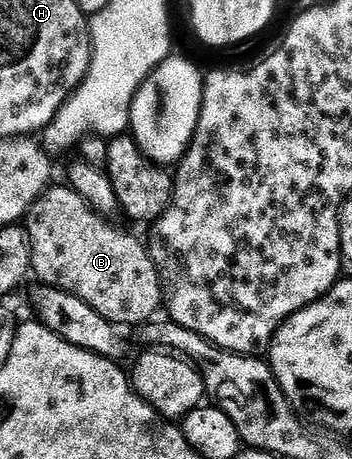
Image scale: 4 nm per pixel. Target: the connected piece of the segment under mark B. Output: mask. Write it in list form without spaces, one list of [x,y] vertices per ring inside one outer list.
[[[52,185],[43,192],[38,201],[31,206],[25,216],[25,230],[31,239],[31,266],[34,278],[39,278],[43,285],[56,287],[71,295],[81,297],[89,309],[97,309],[101,317],[120,328],[135,327],[138,323],[147,325],[164,306],[163,286],[159,280],[159,271],[151,259],[146,242],[134,239],[127,231],[118,231],[113,224],[98,211],[94,211],[71,186]]]

